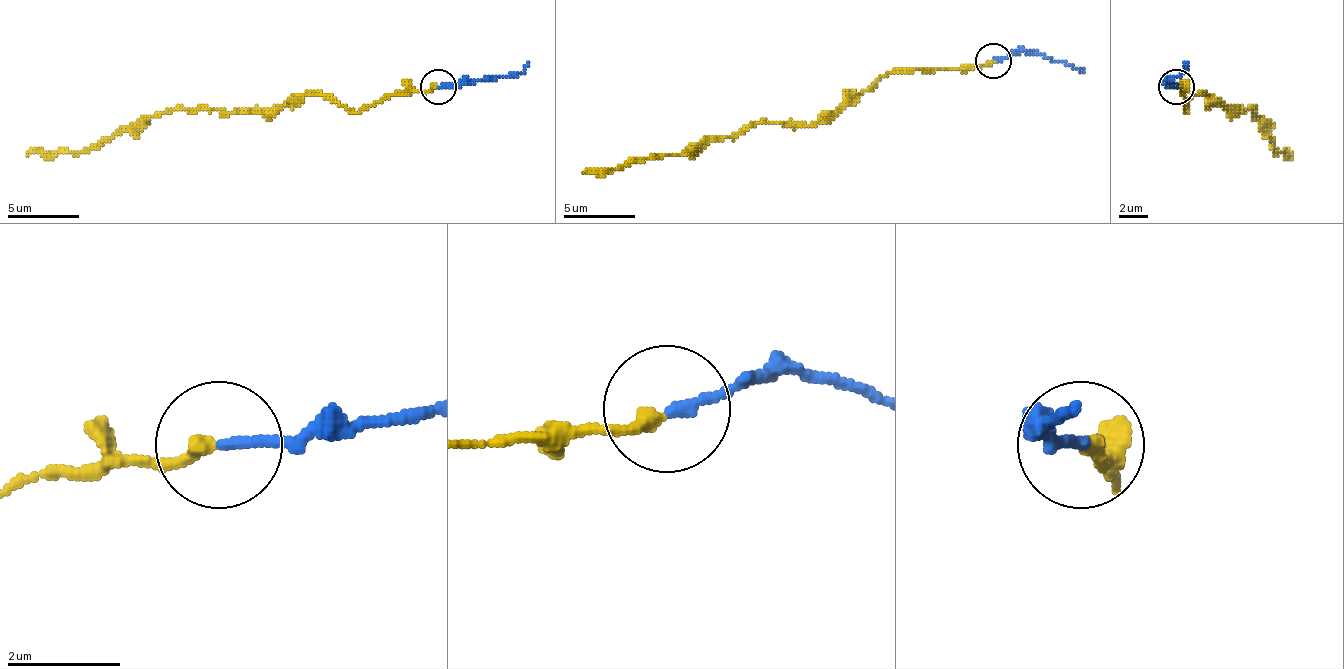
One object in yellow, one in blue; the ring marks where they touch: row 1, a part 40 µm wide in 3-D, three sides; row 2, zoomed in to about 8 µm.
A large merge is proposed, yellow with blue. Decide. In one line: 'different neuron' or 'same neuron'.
different neuron

